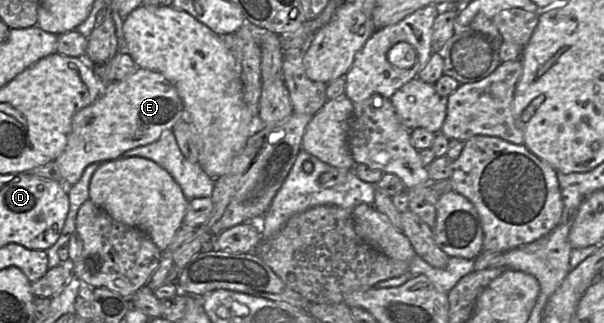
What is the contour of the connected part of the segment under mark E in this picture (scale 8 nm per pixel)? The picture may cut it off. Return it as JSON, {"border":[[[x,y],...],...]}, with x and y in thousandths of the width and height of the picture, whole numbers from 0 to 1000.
{"border":[[[227,211],[209,245],[180,257],[156,319],[129,344],[121,365],[108,464],[91,495],[103,567],[118,579],[131,560],[146,511],[192,495],[212,464],[258,437],[270,406],[285,402],[290,381],[303,362],[305,331],[291,272],[260,220]]]}

